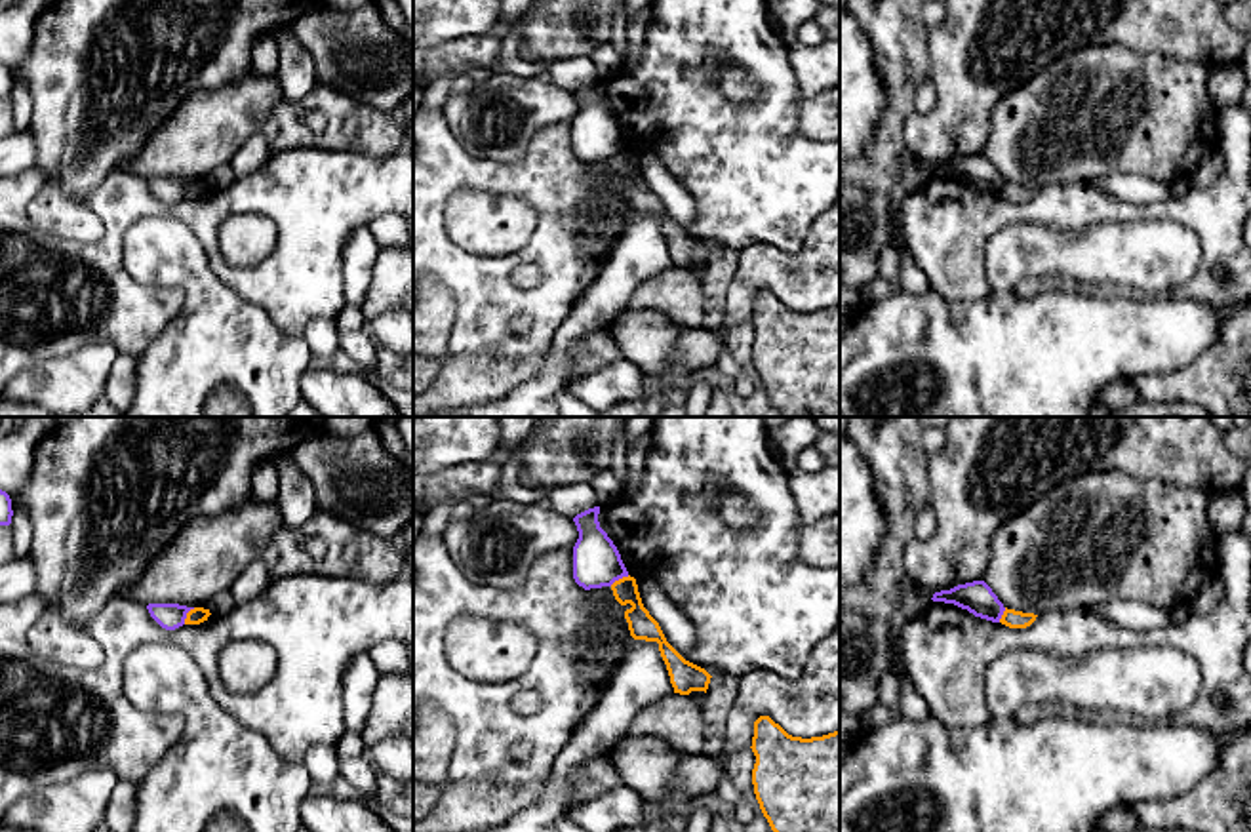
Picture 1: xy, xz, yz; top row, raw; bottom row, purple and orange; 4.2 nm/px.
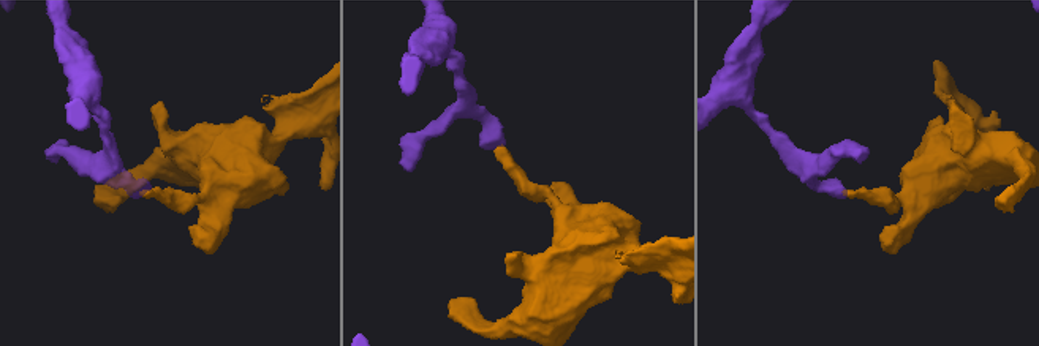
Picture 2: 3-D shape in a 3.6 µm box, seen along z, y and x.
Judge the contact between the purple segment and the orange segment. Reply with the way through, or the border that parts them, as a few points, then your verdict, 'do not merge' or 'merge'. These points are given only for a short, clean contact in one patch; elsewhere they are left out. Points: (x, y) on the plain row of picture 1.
border along xy (195, 181), (183, 197); do not merge

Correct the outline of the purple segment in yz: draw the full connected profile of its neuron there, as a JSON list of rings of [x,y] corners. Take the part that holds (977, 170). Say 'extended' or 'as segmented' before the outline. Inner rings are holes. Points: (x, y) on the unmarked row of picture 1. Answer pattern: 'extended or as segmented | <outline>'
as segmented | [[[984,154],[958,158],[950,164],[935,166],[933,175],[954,177],[975,190],[1000,196],[1005,181]]]

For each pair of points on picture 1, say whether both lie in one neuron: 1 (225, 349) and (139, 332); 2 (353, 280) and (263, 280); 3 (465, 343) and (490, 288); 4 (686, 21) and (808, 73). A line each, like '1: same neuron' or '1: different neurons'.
1: different neurons
2: different neurons
3: same neuron
4: different neurons

